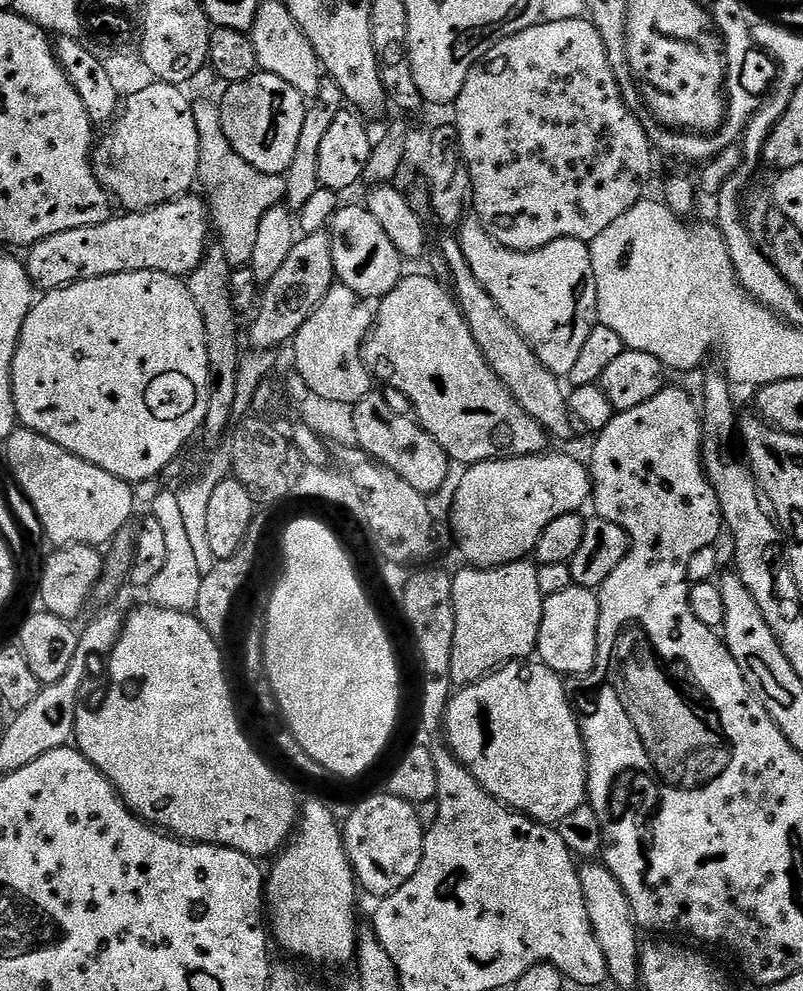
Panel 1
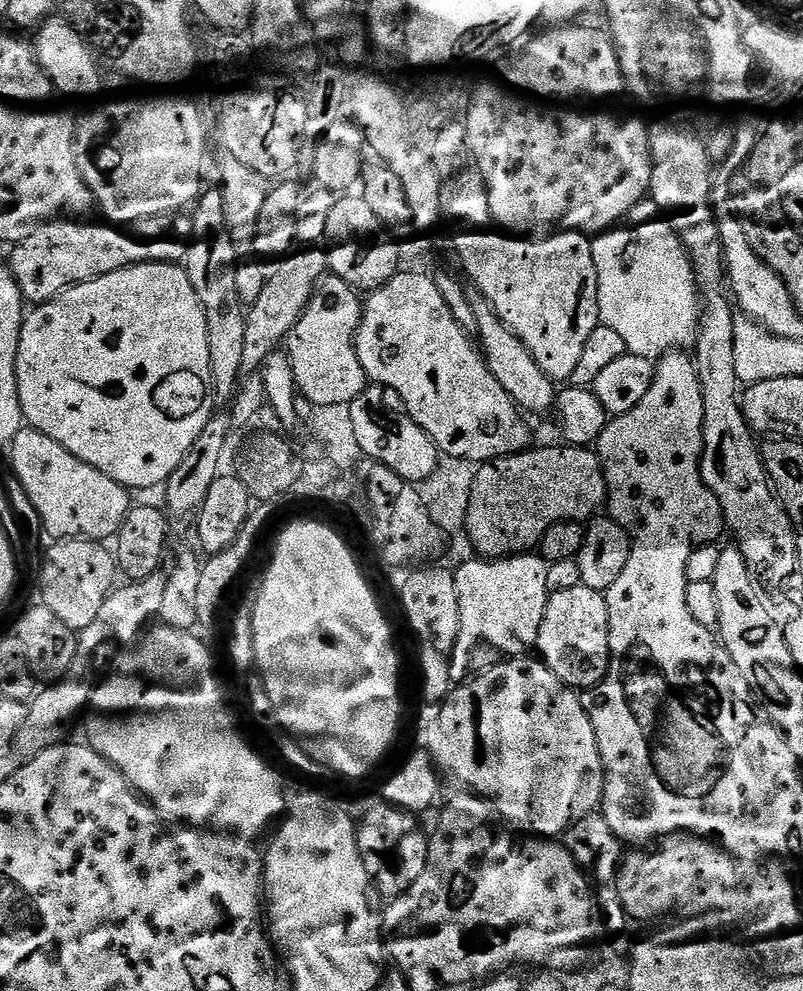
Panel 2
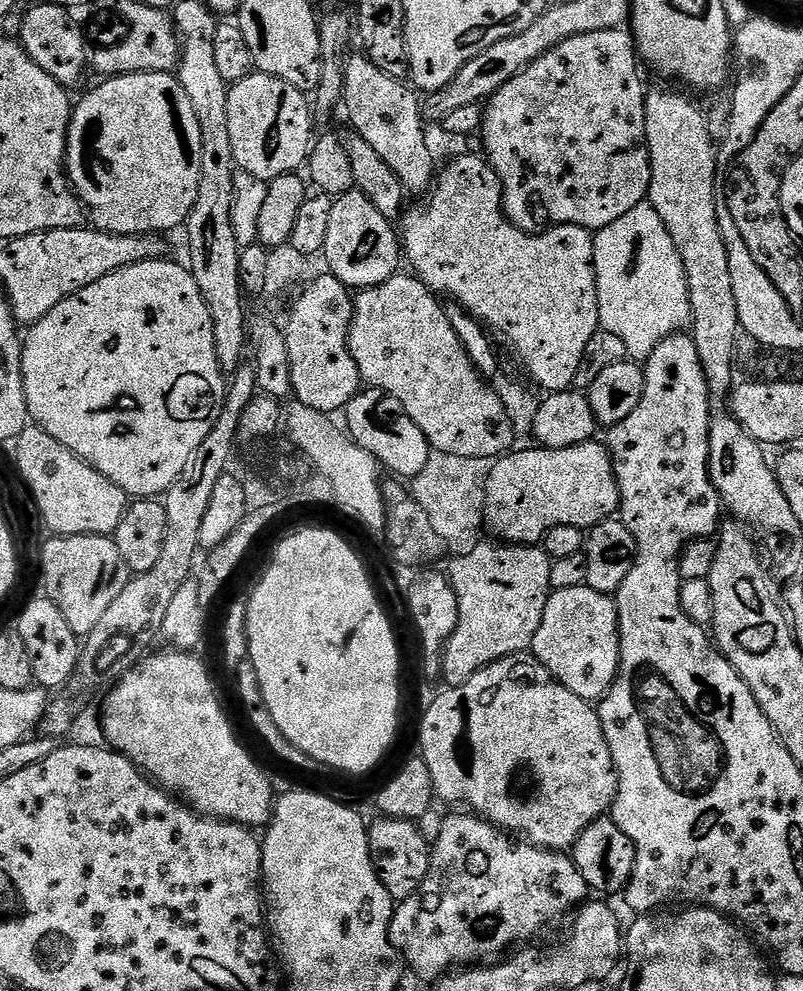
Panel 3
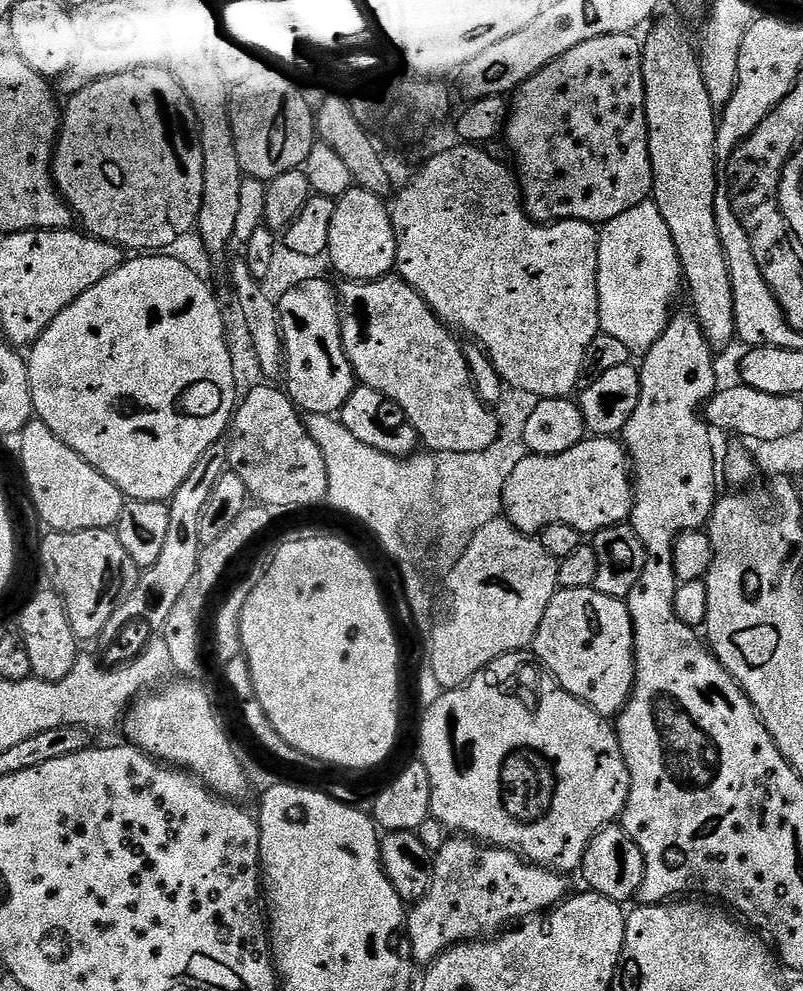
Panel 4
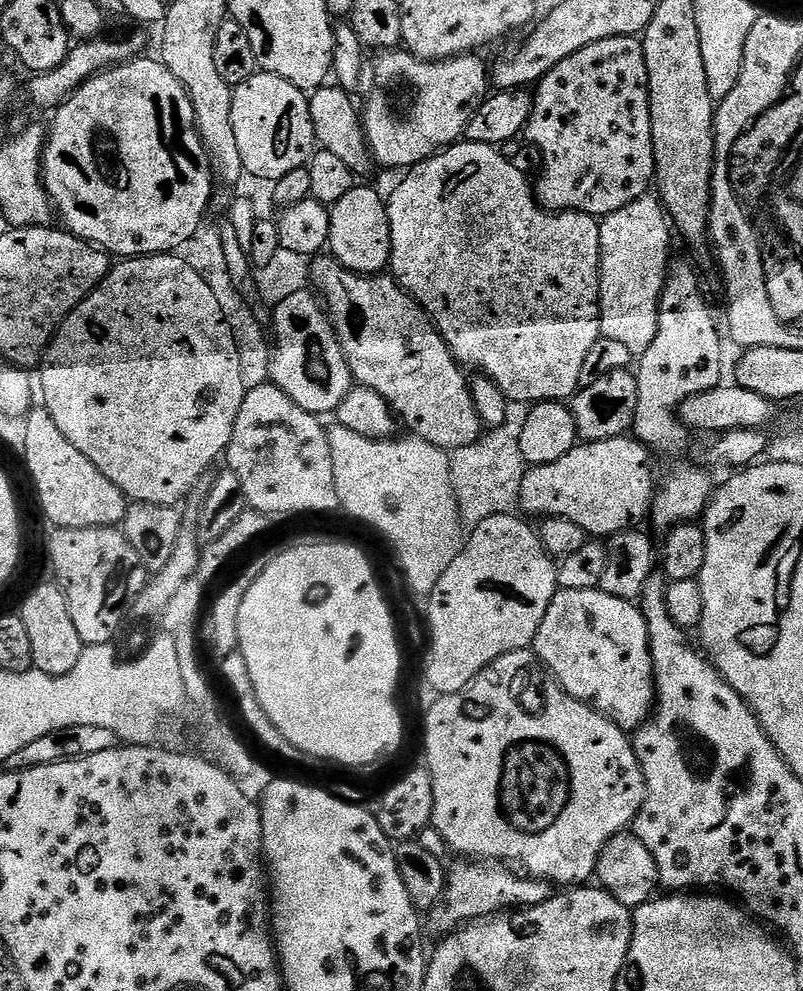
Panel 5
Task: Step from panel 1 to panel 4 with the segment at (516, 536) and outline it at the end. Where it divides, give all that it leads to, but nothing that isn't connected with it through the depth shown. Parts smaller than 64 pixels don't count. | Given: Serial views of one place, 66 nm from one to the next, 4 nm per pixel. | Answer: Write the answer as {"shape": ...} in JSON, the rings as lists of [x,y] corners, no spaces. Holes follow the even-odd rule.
{"shape":[[[606,436],[585,438],[566,454],[527,455],[515,466],[505,484],[503,515],[520,532],[539,534],[546,526],[574,526],[582,534],[595,534],[615,524],[625,523],[632,515],[634,473],[619,439]]]}

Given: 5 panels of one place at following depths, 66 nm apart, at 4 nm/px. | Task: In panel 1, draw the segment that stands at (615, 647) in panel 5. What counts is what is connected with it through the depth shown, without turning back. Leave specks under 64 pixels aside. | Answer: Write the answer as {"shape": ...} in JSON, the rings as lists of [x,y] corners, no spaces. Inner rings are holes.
{"shape":[[[575,586],[544,597],[542,626],[538,630],[536,652],[539,663],[561,677],[583,678],[591,672],[598,658],[598,614],[600,597],[593,589]]]}

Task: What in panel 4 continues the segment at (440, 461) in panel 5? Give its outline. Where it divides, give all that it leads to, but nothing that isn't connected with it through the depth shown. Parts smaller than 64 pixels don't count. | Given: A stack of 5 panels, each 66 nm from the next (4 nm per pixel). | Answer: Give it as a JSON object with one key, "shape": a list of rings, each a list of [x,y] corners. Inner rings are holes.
{"shape":[[[311,414],[307,417],[306,427],[308,433],[316,436],[323,445],[332,481],[337,487],[332,493],[332,500],[341,508],[363,517],[382,535],[391,537],[393,532],[401,531],[405,527],[404,519],[415,508],[416,511],[423,509],[425,502],[429,501],[429,487],[434,474],[430,454],[401,458],[382,454],[382,450],[370,446],[361,446],[335,415]]]}

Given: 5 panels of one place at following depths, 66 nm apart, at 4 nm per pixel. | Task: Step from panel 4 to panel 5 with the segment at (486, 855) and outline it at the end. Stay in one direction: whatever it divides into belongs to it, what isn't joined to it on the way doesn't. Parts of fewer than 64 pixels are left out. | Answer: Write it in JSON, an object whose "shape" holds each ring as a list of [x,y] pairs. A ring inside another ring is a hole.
{"shape":[[[460,862],[449,867],[444,881],[444,893],[440,901],[427,913],[426,924],[439,934],[455,932],[457,928],[503,913],[505,910],[533,908],[535,904],[546,902],[550,888],[543,880],[529,878],[527,875],[515,876],[507,872],[507,867],[492,862]]]}

